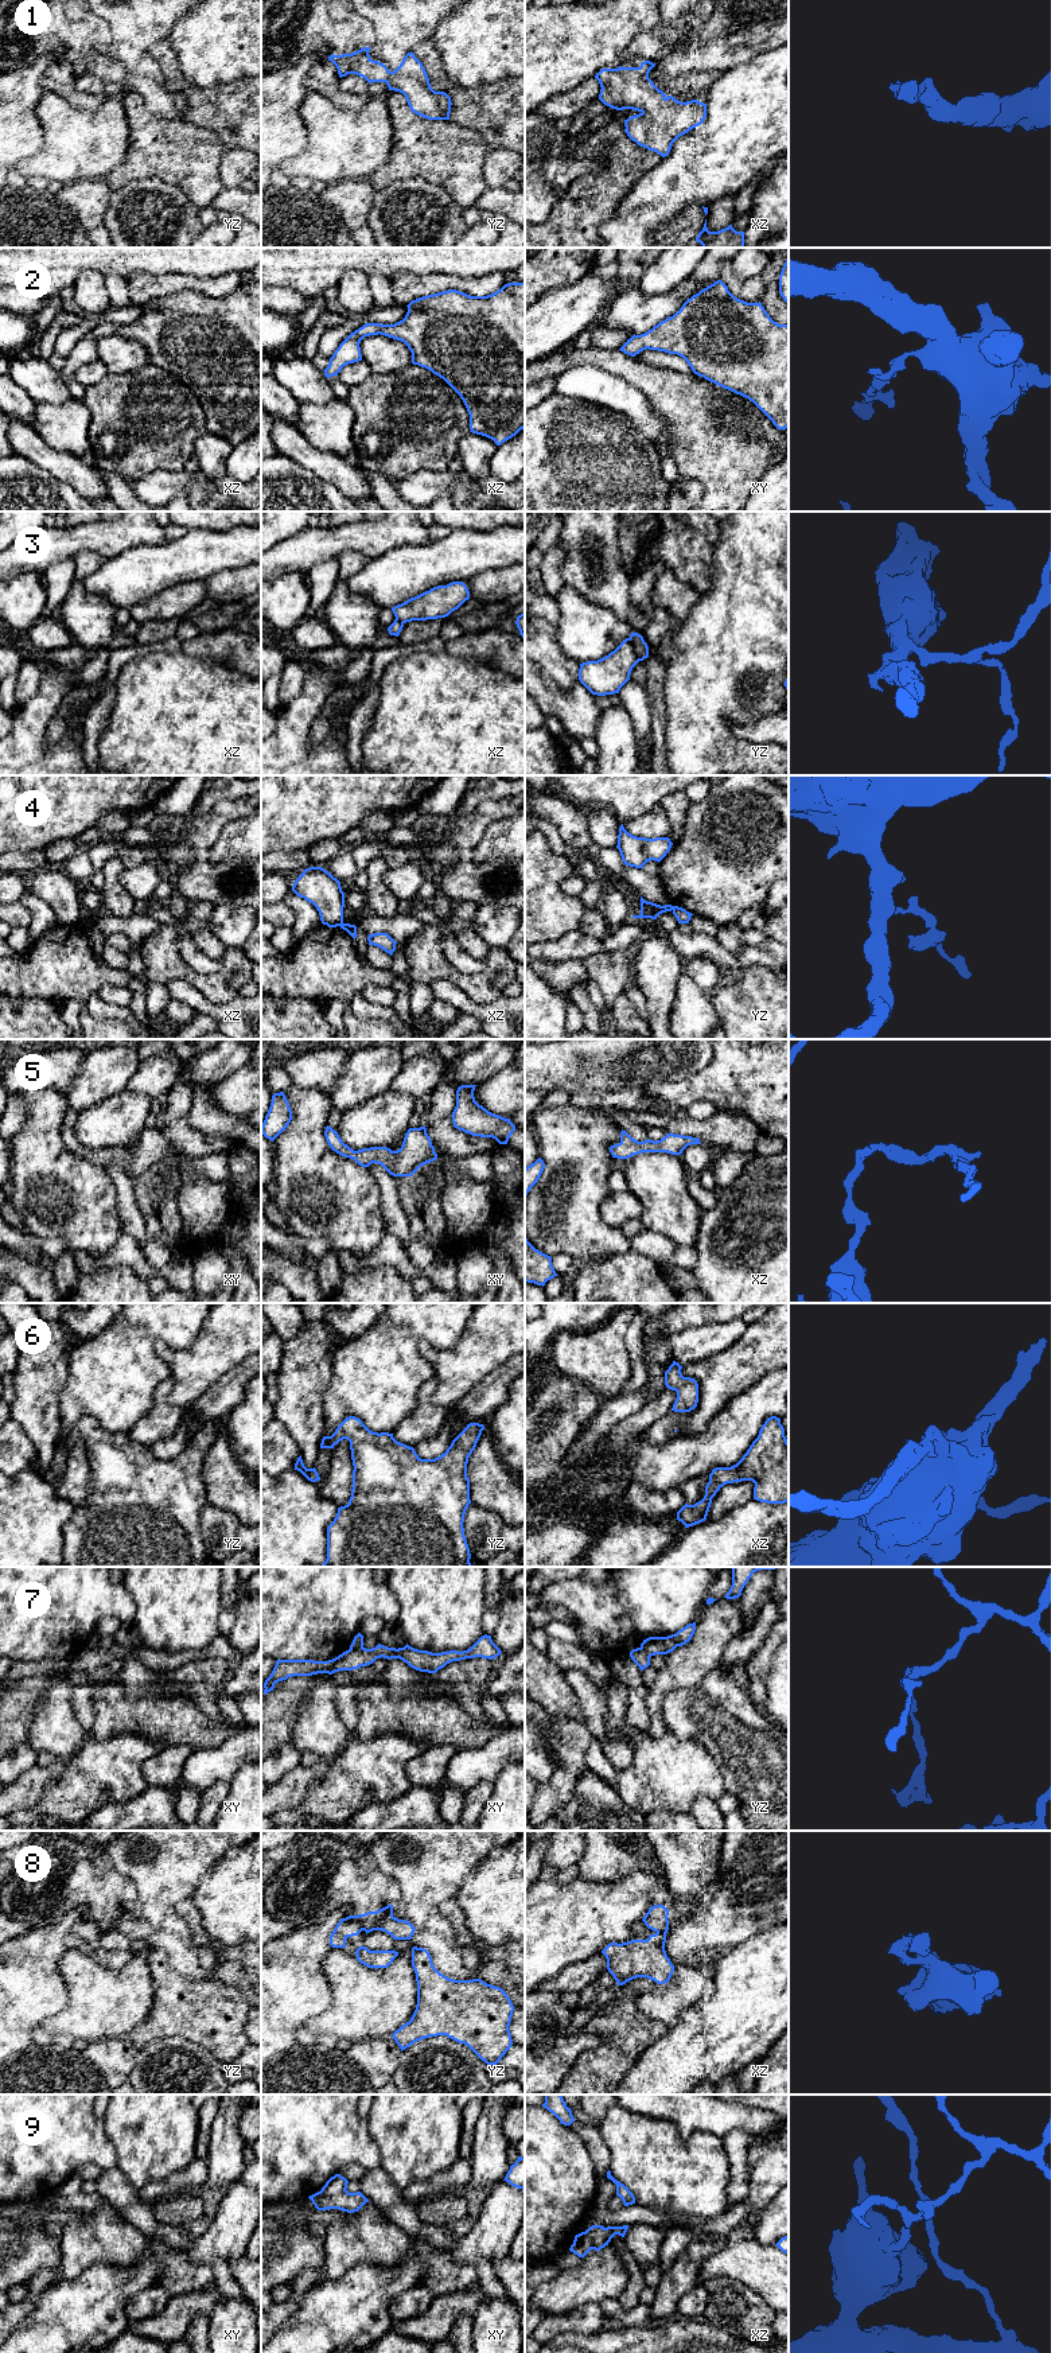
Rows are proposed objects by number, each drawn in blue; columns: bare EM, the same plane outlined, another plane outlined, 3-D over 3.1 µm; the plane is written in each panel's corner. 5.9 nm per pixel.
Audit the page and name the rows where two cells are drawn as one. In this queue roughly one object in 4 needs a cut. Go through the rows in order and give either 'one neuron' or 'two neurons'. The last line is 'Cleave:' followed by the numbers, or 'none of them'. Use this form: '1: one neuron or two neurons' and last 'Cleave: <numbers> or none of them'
1: one neuron
2: one neuron
3: two neurons
4: two neurons
5: one neuron
6: one neuron
7: two neurons
8: two neurons
9: two neurons
Cleave: 3, 4, 7, 8, 9

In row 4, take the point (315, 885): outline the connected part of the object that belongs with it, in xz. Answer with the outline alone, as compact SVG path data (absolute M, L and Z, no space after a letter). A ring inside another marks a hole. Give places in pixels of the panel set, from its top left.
M305 868L295 880L292 891L316 907L323 925L336 927L343 923L345 892L340 882L324 868Z

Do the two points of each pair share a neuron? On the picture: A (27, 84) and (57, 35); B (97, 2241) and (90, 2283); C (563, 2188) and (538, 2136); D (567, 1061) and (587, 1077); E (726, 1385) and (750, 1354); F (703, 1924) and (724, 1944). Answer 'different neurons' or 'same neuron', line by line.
A: different neurons
B: different neurons
C: same neuron
D: same neuron
E: same neuron
F: same neuron

